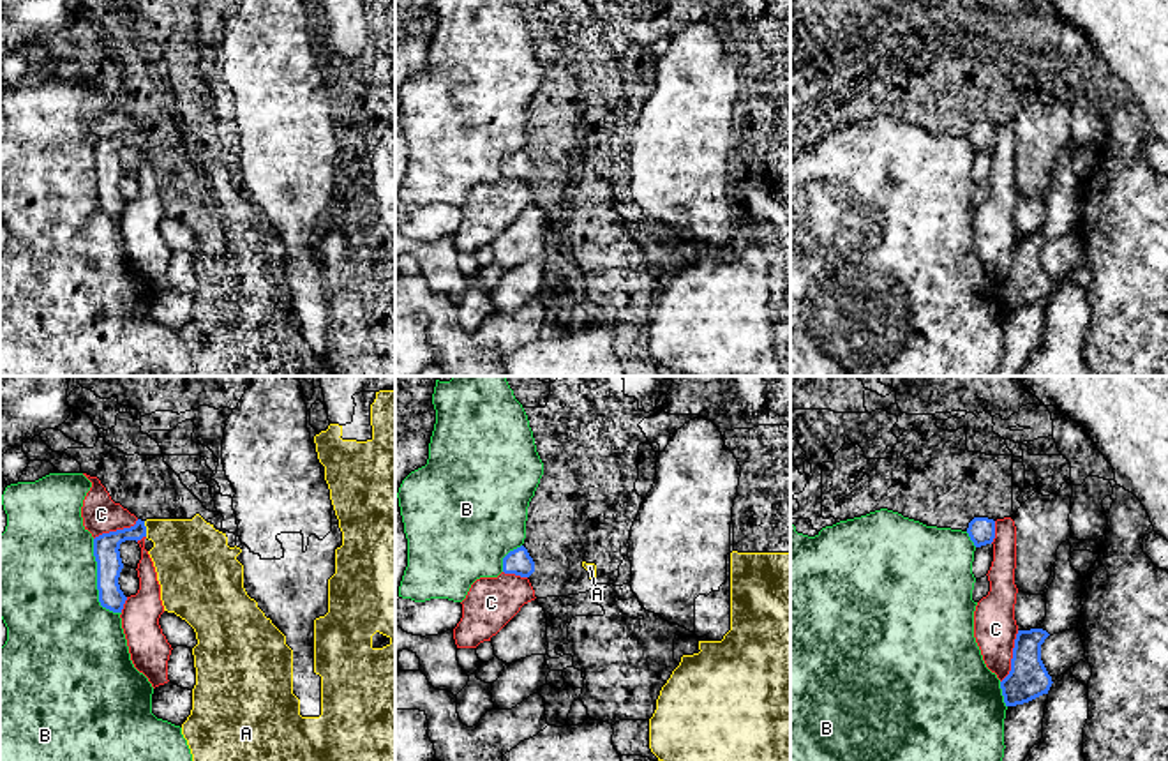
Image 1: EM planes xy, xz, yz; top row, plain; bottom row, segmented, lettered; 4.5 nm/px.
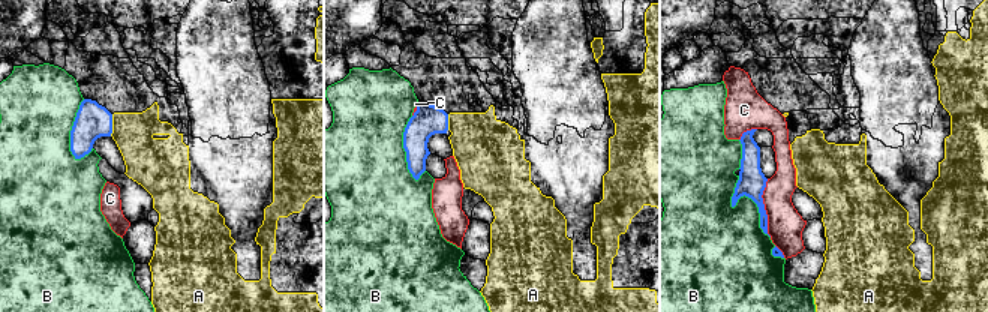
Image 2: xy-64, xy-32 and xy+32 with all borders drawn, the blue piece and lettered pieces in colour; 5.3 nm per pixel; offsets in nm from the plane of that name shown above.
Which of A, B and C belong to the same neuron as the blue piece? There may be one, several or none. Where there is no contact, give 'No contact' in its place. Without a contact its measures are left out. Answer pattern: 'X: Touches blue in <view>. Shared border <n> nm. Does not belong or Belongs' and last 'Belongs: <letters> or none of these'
A: Touches blue in xy. Shared border 70 nm. Does not belong
B: Touches blue in xy. Shared border 360 nm. Does not belong
C: Touches blue in yz. Shared border 260 nm. Does not belong
Belongs: none of these

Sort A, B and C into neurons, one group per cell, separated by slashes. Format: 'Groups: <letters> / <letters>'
Groups: A / B / C

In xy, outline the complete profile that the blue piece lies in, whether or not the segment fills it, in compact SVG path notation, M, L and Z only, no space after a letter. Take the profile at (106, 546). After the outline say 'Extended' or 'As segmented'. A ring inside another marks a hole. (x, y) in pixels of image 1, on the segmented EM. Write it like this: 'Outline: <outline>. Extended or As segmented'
Outline: M138 519L134 526L102 533L94 539L94 556L97 561L97 590L102 607L122 613L127 597L120 590L118 577L124 569L120 544L125 540L141 540L146 537L145 521Z. As segmented

